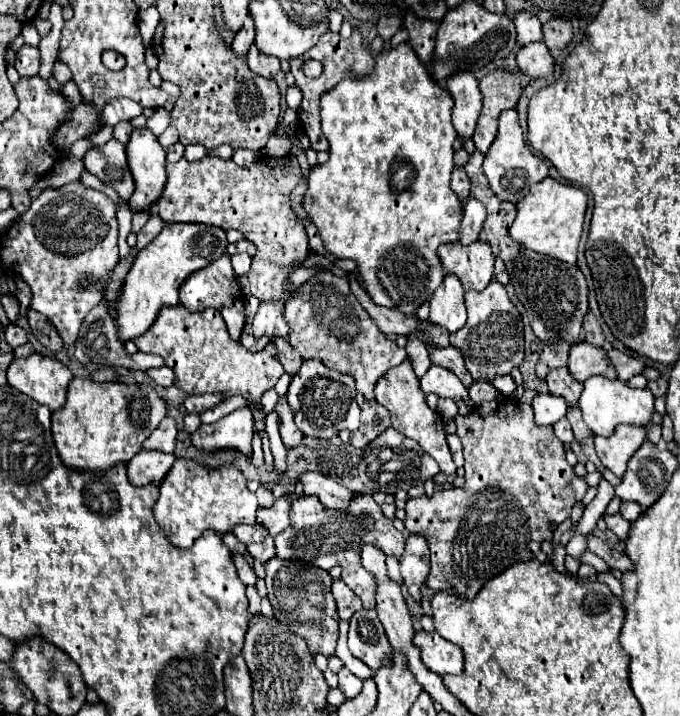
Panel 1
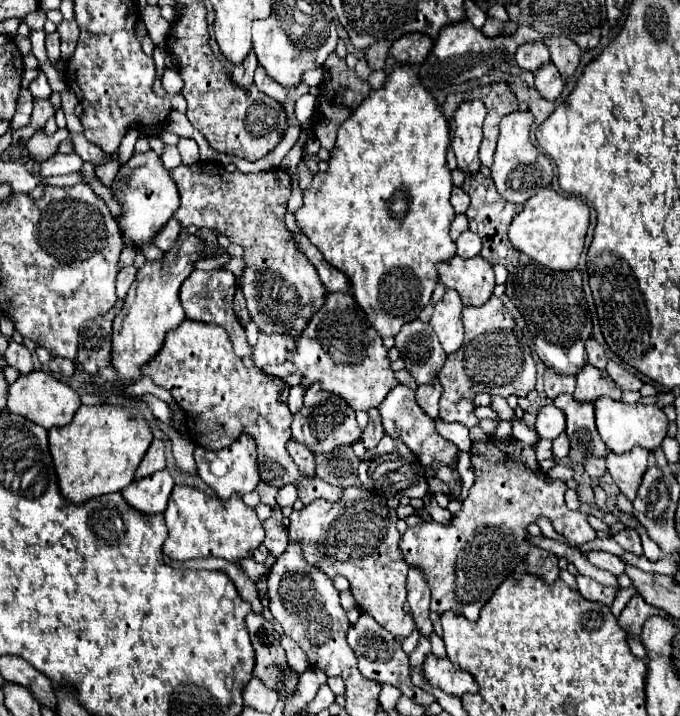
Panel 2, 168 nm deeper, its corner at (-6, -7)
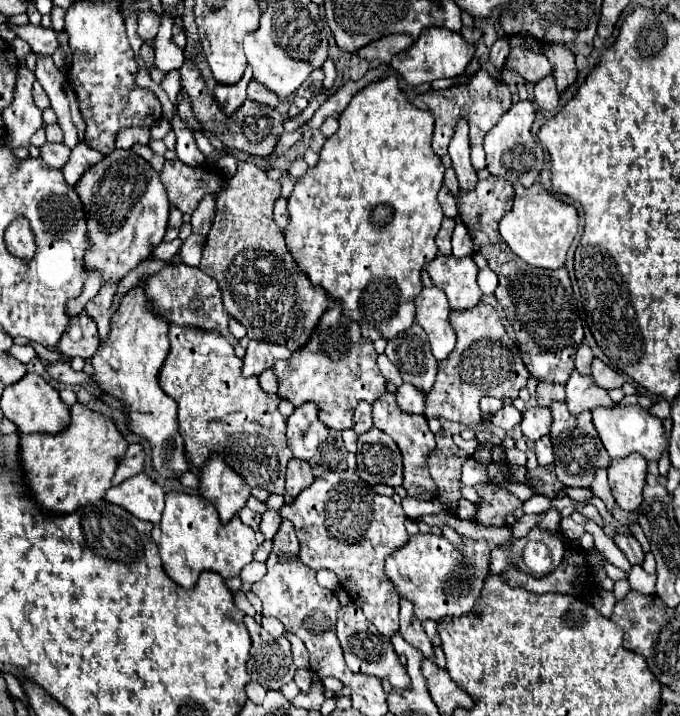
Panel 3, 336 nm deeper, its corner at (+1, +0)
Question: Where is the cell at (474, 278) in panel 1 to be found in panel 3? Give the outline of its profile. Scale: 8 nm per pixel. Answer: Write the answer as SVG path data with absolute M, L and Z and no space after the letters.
M438 255L434 261L428 263L426 271L432 283L446 293L450 309L472 309L480 301L482 291L476 283L478 267L472 257L458 259L454 255Z

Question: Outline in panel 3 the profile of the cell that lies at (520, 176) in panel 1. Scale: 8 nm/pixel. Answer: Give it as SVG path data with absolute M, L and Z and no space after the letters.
M516 101L498 121L496 127L492 127L486 133L484 139L484 151L488 161L488 171L496 177L502 177L510 183L522 183L524 187L536 183L540 179L540 171L544 165L544 153L542 147L534 141L530 127L536 117L536 105L534 101Z

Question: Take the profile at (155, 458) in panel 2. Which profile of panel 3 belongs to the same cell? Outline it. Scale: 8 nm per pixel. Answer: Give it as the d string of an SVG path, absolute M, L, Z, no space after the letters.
M132 443L126 449L126 453L120 457L116 473L112 477L112 485L118 485L124 479L130 479L130 477L142 473L142 469L144 469L144 449L142 449L142 445Z

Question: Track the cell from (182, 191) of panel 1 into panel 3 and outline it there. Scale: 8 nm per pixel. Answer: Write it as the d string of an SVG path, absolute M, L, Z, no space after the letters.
M178 159L164 163L160 179L166 187L170 203L174 203L182 213L190 215L194 213L194 209L206 193L216 193L216 215L212 229L206 237L206 247L198 269L202 269L218 281L222 291L222 303L228 315L246 327L250 339L282 343L290 351L302 349L308 343L312 331L316 329L322 313L328 309L328 295L322 287L312 285L302 271L298 271L298 265L284 243L282 229L276 225L272 217L274 201L280 197L280 181L268 179L266 173L258 169L252 161L240 161L238 173L232 179L226 179L216 171L216 167L188 167Z

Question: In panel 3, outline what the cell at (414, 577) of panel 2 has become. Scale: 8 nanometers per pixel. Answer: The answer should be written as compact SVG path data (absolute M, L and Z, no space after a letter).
M400 599L400 635L404 637L406 643L416 647L424 657L434 659L434 649L430 639L426 637L422 623L416 621L412 613L412 605L408 605L404 599Z

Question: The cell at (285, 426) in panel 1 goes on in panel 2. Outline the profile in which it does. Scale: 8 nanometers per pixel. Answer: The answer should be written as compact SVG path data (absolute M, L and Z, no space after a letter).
M289 440L287 442L287 452L291 454L291 458L295 460L295 464L299 466L299 470L305 474L305 476L315 476L315 460L313 460L313 454L309 448L305 448L305 444L297 442L297 440Z

